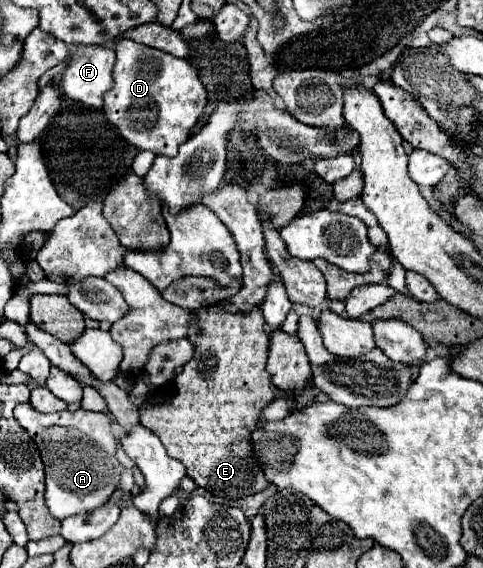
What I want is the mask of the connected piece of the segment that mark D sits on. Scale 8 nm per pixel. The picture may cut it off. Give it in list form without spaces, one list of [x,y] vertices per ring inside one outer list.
[[[118,41],[114,89],[110,89],[110,93],[106,93],[104,97],[104,113],[128,143],[156,155],[174,157],[178,153],[178,147],[190,137],[194,125],[198,123],[198,117],[206,107],[206,101],[206,89],[200,83],[196,69],[186,59],[178,59],[156,49],[146,49],[144,45],[134,45],[134,41]]]

